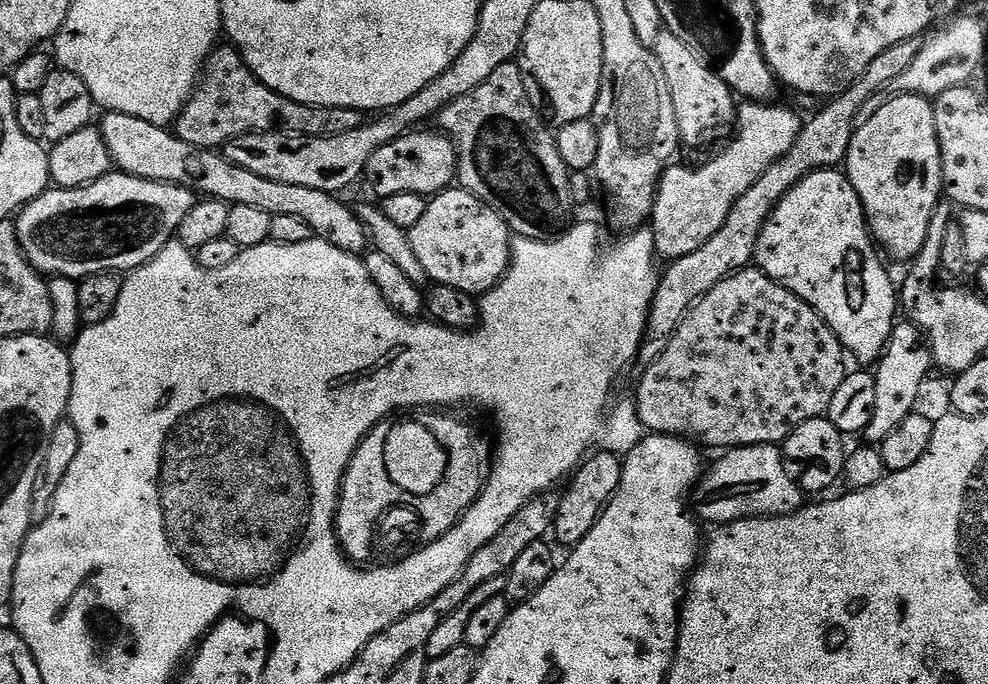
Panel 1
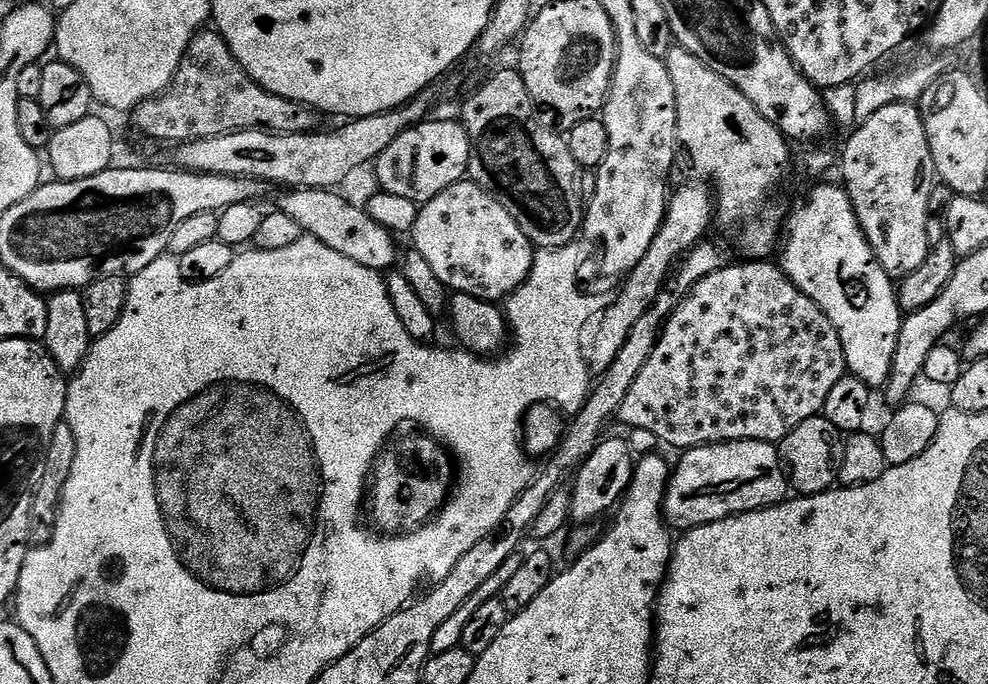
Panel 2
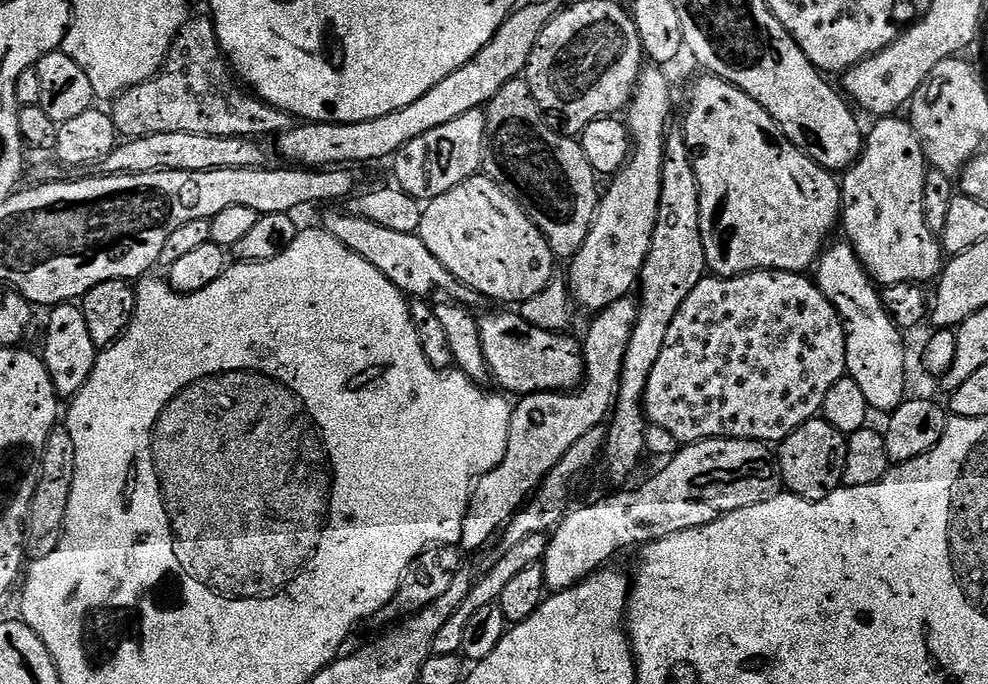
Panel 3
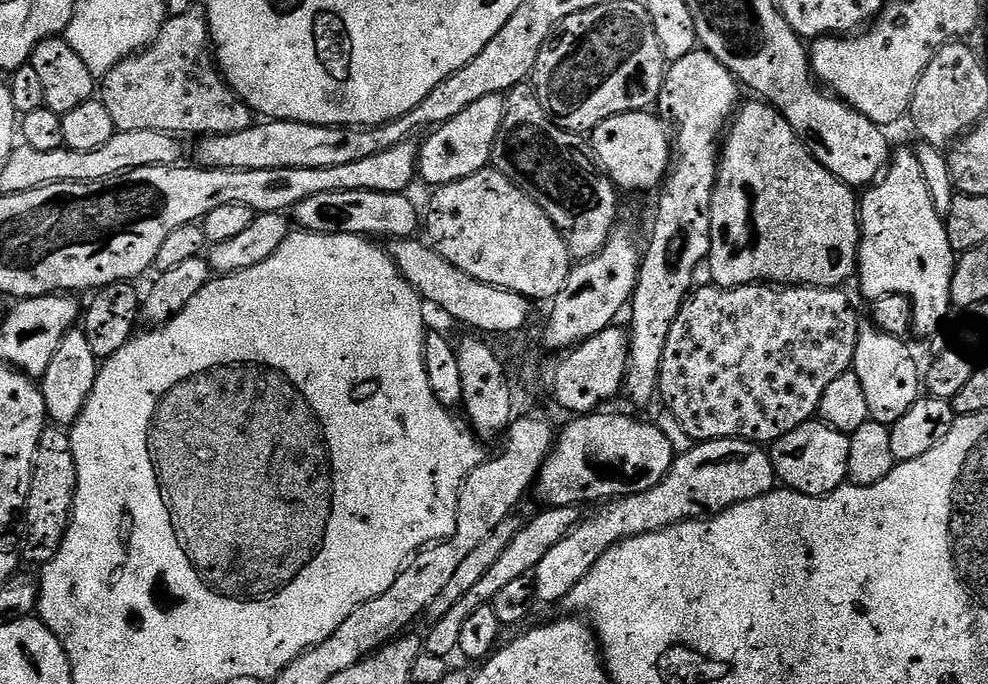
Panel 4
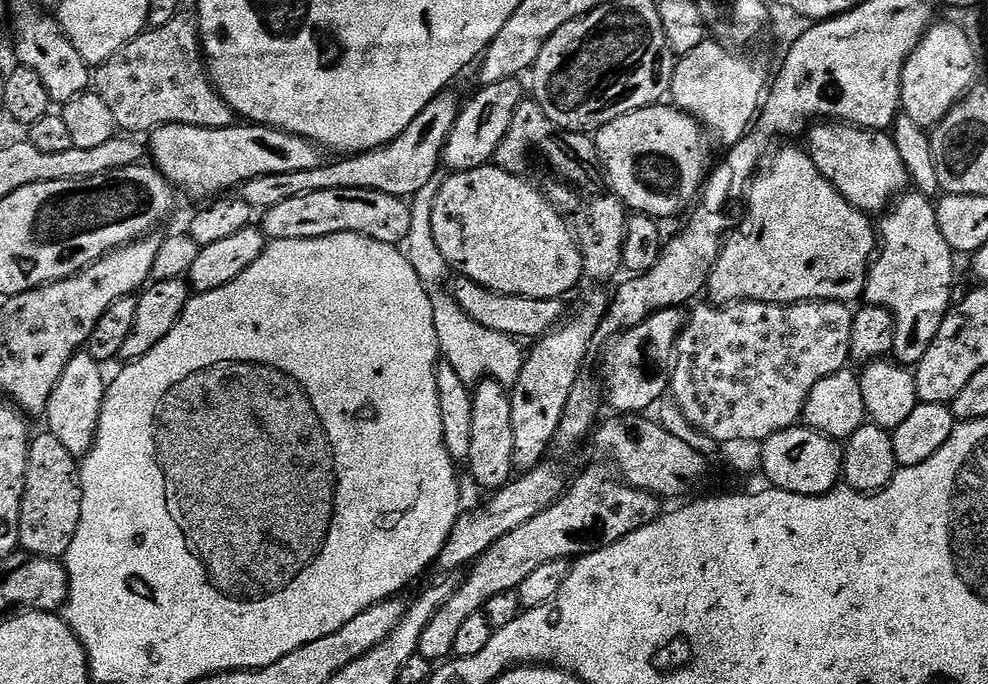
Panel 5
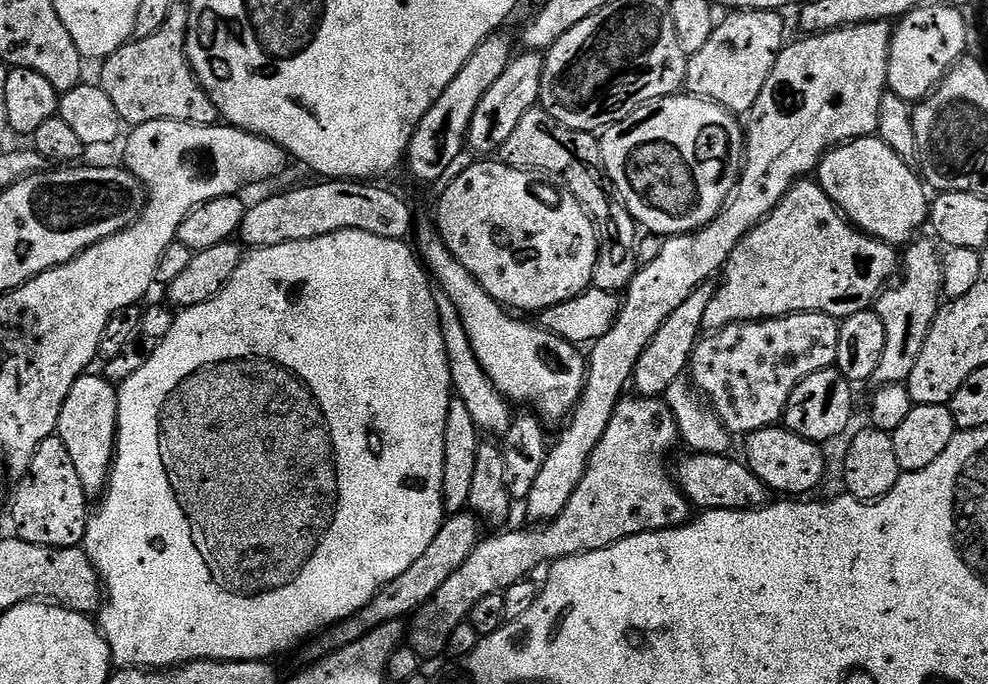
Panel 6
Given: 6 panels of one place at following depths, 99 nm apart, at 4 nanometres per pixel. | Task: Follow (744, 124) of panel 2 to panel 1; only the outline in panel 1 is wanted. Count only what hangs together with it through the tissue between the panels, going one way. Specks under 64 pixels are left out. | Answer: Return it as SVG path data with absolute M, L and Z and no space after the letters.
M661 30L650 47L662 66L662 74L666 74L666 86L674 102L681 145L706 147L727 124L729 127L733 123L738 104L732 89L722 82L720 75L707 62L700 60L698 54L690 50L690 46L686 46L686 42L682 42L682 38L674 38L672 32Z

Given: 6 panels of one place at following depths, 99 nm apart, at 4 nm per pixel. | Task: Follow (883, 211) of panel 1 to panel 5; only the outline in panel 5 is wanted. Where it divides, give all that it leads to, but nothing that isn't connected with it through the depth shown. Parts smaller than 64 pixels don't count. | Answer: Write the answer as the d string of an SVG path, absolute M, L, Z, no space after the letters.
M918 190L901 195L879 220L878 251L868 270L863 299L892 311L896 329L891 359L897 364L915 366L922 362L922 354L930 350L938 326L942 326L954 303L952 283L956 280L957 257L946 238L942 238L942 230L938 230L935 203Z

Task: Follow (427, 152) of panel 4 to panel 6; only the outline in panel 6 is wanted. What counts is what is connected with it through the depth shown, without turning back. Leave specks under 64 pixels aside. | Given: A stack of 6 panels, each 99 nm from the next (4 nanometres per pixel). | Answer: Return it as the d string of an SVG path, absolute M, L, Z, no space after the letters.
M536 50L521 53L508 63L506 70L502 70L502 78L498 78L498 82L486 90L486 98L482 98L482 102L478 102L478 110L474 110L466 144L476 154L492 154L499 150L518 127L518 122L522 122L522 117L539 105L544 56Z

